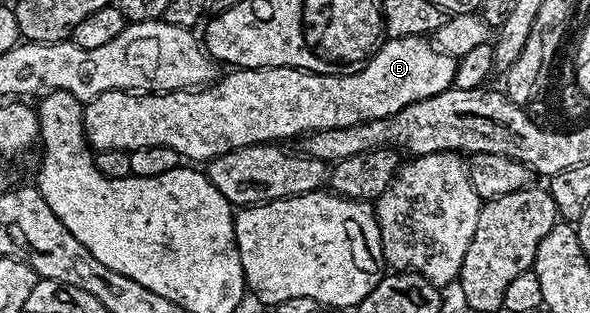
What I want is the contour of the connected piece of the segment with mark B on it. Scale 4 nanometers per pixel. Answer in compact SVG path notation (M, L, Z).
M426 36L422 37L392 37L384 40L379 46L379 50L365 64L354 73L348 71L342 75L328 75L325 73L309 73L305 69L241 69L236 68L227 78L216 80L206 87L196 88L194 91L189 89L178 89L176 93L145 93L138 94L134 91L120 91L117 93L102 93L97 95L94 101L86 102L83 110L83 124L87 130L87 140L93 143L96 150L101 149L126 149L128 151L137 147L173 147L181 151L184 158L203 157L210 159L221 155L228 149L240 149L248 143L283 143L286 142L287 133L299 133L306 135L315 133L320 127L334 127L337 125L357 125L361 119L372 117L388 117L392 111L404 109L408 101L420 101L429 99L432 93L440 93L455 84L455 62L456 58L442 50L436 48Z

